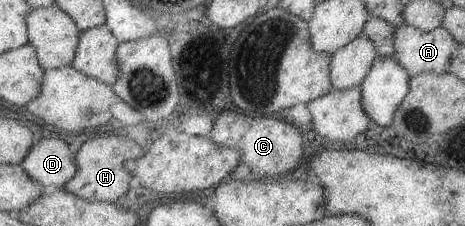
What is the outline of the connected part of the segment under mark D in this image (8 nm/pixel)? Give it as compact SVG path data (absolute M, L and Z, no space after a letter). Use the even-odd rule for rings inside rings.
M57 137L39 138L21 165L41 185L54 185L57 189L65 187L77 175L77 171L79 171L76 149L69 145L67 141L63 141L63 137L59 139Z

